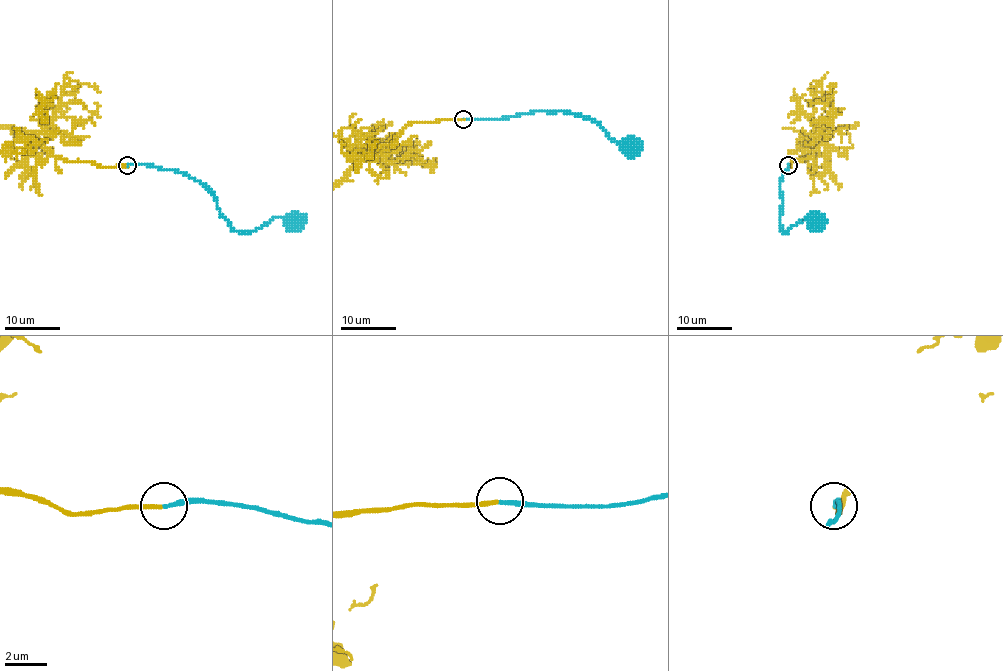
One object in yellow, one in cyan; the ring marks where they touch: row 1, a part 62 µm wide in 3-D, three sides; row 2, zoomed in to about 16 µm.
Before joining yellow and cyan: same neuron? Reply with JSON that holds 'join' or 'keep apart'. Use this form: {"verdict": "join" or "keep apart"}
{"verdict": "join"}

